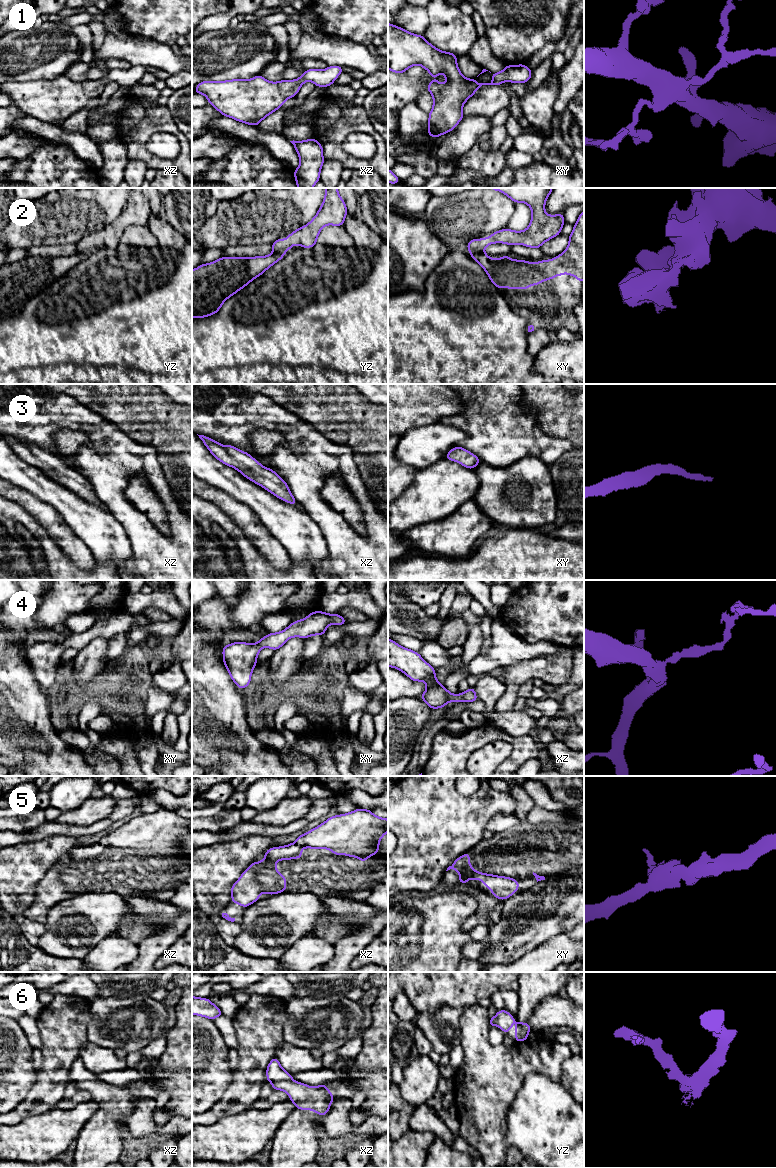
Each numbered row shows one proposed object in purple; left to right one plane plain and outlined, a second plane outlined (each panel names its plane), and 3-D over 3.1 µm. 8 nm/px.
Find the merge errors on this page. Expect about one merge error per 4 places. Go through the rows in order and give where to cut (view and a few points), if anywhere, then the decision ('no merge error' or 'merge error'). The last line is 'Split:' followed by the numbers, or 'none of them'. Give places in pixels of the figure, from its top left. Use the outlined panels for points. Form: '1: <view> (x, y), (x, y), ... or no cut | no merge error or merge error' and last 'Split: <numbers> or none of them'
1: no cut | no merge error
2: xy (482, 251), (472, 251), (470, 253) | merge error
3: no cut | no merge error
4: no cut | no merge error
5: no cut | no merge error
6: no cut | no merge error
Split: 2

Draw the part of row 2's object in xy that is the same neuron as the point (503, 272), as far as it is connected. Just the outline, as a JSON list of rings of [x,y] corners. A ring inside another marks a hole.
[[[584,210],[579,215],[565,251],[553,260],[541,262],[502,258],[491,259],[484,252],[471,252],[471,258],[486,271],[496,288],[528,289],[544,280],[567,273],[576,276],[578,282],[584,281]]]

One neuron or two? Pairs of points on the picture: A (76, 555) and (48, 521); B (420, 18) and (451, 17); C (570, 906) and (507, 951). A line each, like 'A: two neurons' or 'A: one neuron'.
A: one neuron
B: two neurons
C: one neuron

